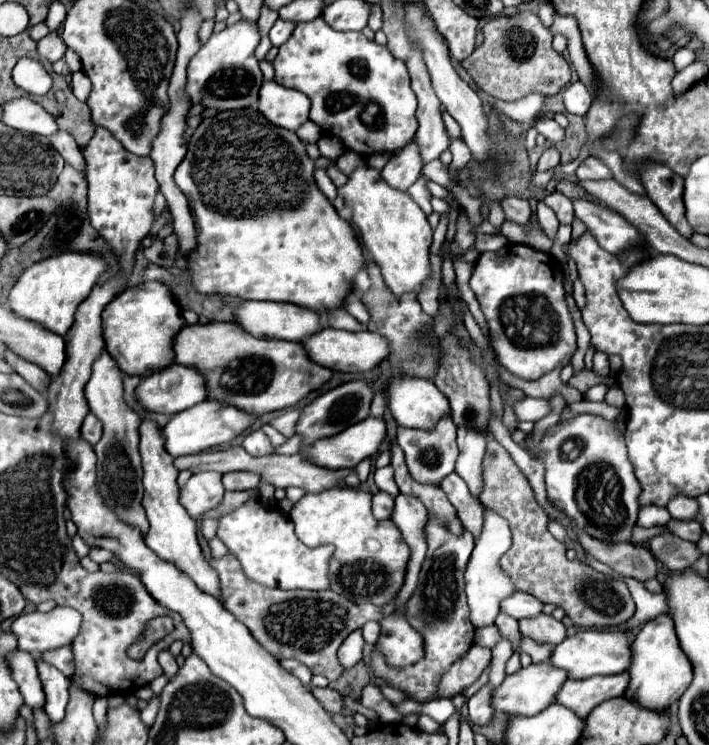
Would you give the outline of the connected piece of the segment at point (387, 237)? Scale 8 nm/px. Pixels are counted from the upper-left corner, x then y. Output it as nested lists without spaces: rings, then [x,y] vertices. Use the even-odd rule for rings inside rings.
[[[359,166],[349,174],[345,186],[337,188],[337,194],[345,200],[347,206],[351,206],[351,224],[379,266],[385,284],[397,296],[405,292],[419,292],[421,282],[431,272],[429,246],[433,242],[433,230],[427,222],[425,212],[413,202],[409,192],[387,186],[379,170]]]

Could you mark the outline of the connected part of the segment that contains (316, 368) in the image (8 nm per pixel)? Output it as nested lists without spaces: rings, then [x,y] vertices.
[[[209,322],[185,326],[175,336],[175,362],[197,366],[207,376],[209,400],[225,402],[257,416],[295,406],[309,392],[319,390],[333,370],[315,364],[301,342],[265,340],[245,334],[235,322]]]

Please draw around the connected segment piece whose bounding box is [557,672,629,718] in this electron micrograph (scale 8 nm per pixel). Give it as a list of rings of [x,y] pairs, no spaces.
[[[621,672],[607,678],[585,678],[569,680],[557,694],[557,702],[571,708],[577,716],[587,718],[589,712],[605,702],[607,698],[623,696],[627,690],[629,674]]]

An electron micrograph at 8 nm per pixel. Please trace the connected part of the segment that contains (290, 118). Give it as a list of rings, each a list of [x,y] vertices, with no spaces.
[[[275,80],[263,82],[259,90],[259,112],[271,122],[285,130],[297,130],[303,122],[309,120],[309,98],[285,86],[279,86]]]

